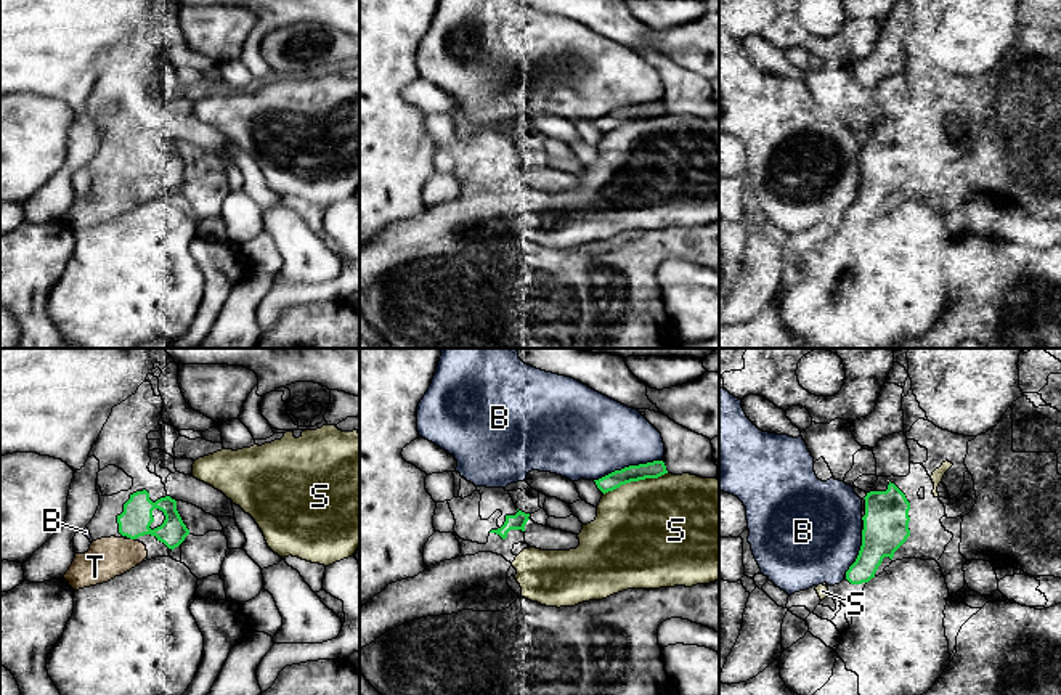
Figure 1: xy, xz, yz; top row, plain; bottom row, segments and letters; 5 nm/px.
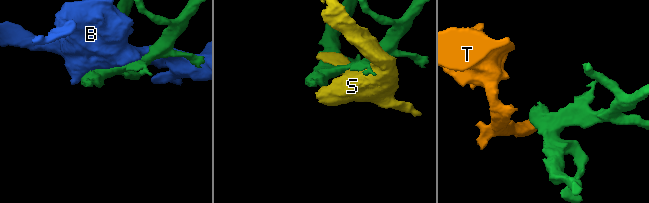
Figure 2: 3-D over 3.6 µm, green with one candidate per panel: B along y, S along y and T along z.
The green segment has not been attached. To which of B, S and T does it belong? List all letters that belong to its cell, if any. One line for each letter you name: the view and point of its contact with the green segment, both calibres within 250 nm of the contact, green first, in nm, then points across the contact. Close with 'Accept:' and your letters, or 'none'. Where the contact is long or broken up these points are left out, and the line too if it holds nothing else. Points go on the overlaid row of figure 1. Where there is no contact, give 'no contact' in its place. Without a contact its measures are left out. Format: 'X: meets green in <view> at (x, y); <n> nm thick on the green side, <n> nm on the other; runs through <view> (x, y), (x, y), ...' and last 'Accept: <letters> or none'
Accept: none

